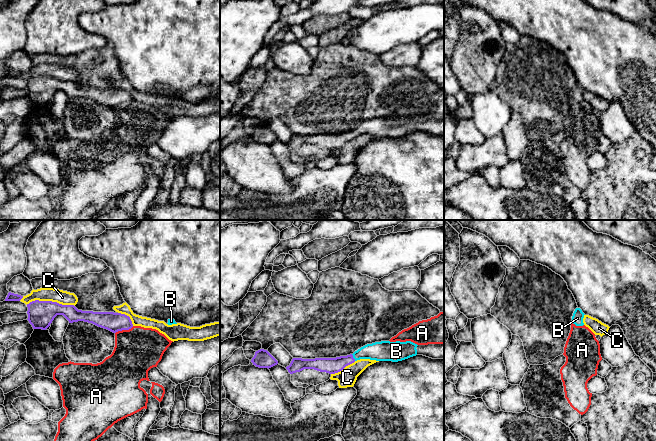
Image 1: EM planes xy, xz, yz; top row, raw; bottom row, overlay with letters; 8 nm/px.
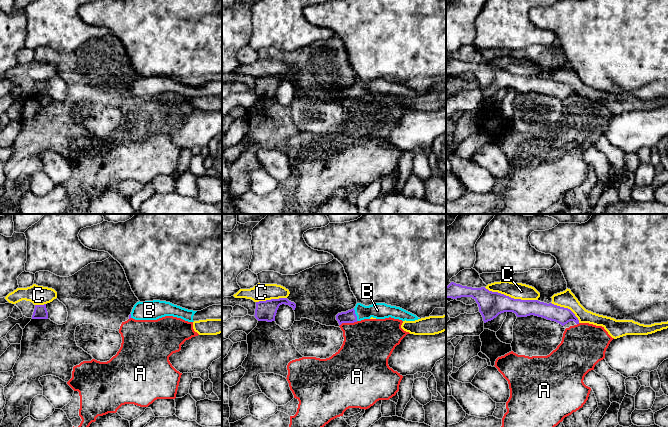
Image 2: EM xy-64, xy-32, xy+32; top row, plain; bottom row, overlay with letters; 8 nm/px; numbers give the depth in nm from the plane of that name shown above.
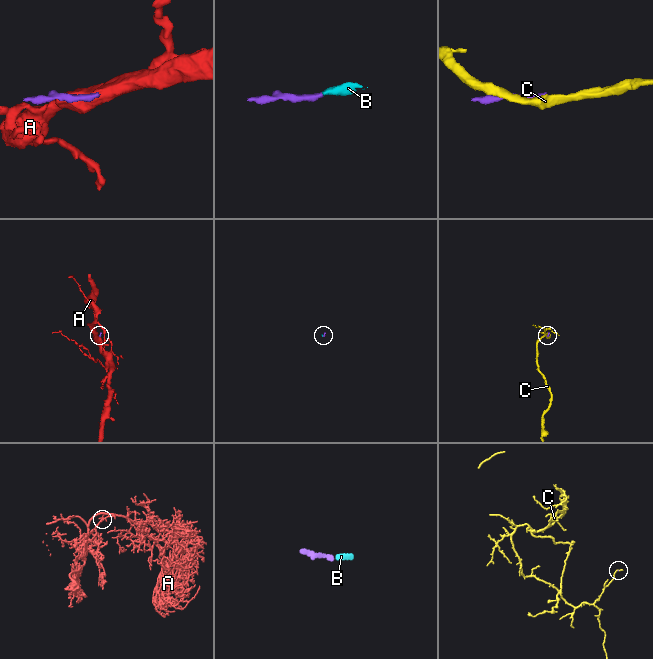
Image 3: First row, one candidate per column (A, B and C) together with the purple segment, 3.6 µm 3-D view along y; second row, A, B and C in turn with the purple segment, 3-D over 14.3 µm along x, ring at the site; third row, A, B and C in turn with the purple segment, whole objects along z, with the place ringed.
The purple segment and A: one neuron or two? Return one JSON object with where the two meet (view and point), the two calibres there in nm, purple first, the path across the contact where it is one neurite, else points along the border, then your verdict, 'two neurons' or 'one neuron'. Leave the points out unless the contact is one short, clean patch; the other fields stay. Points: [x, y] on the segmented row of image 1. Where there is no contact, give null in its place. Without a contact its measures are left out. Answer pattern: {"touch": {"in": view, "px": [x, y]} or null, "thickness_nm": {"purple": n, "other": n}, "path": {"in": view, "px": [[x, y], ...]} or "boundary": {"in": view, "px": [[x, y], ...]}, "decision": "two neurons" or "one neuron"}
{"touch": {"in": "xy", "px": [124, 329]}, "thickness_nm": {"purple": 160, "other": 360}, "boundary": {"in": "xy", "px": [[133, 326], [128, 329], [118, 330], [115, 333]]}, "decision": "two neurons"}

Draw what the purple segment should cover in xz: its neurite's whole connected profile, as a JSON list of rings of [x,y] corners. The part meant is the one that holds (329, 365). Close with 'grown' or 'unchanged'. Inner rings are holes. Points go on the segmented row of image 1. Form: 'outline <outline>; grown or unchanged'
outline [[[381,341],[367,344],[347,356],[315,359],[293,358],[286,369],[290,374],[304,369],[335,374],[360,359],[398,362],[416,355],[423,355],[432,359],[444,359],[444,344],[417,345],[411,341]]]; grown

